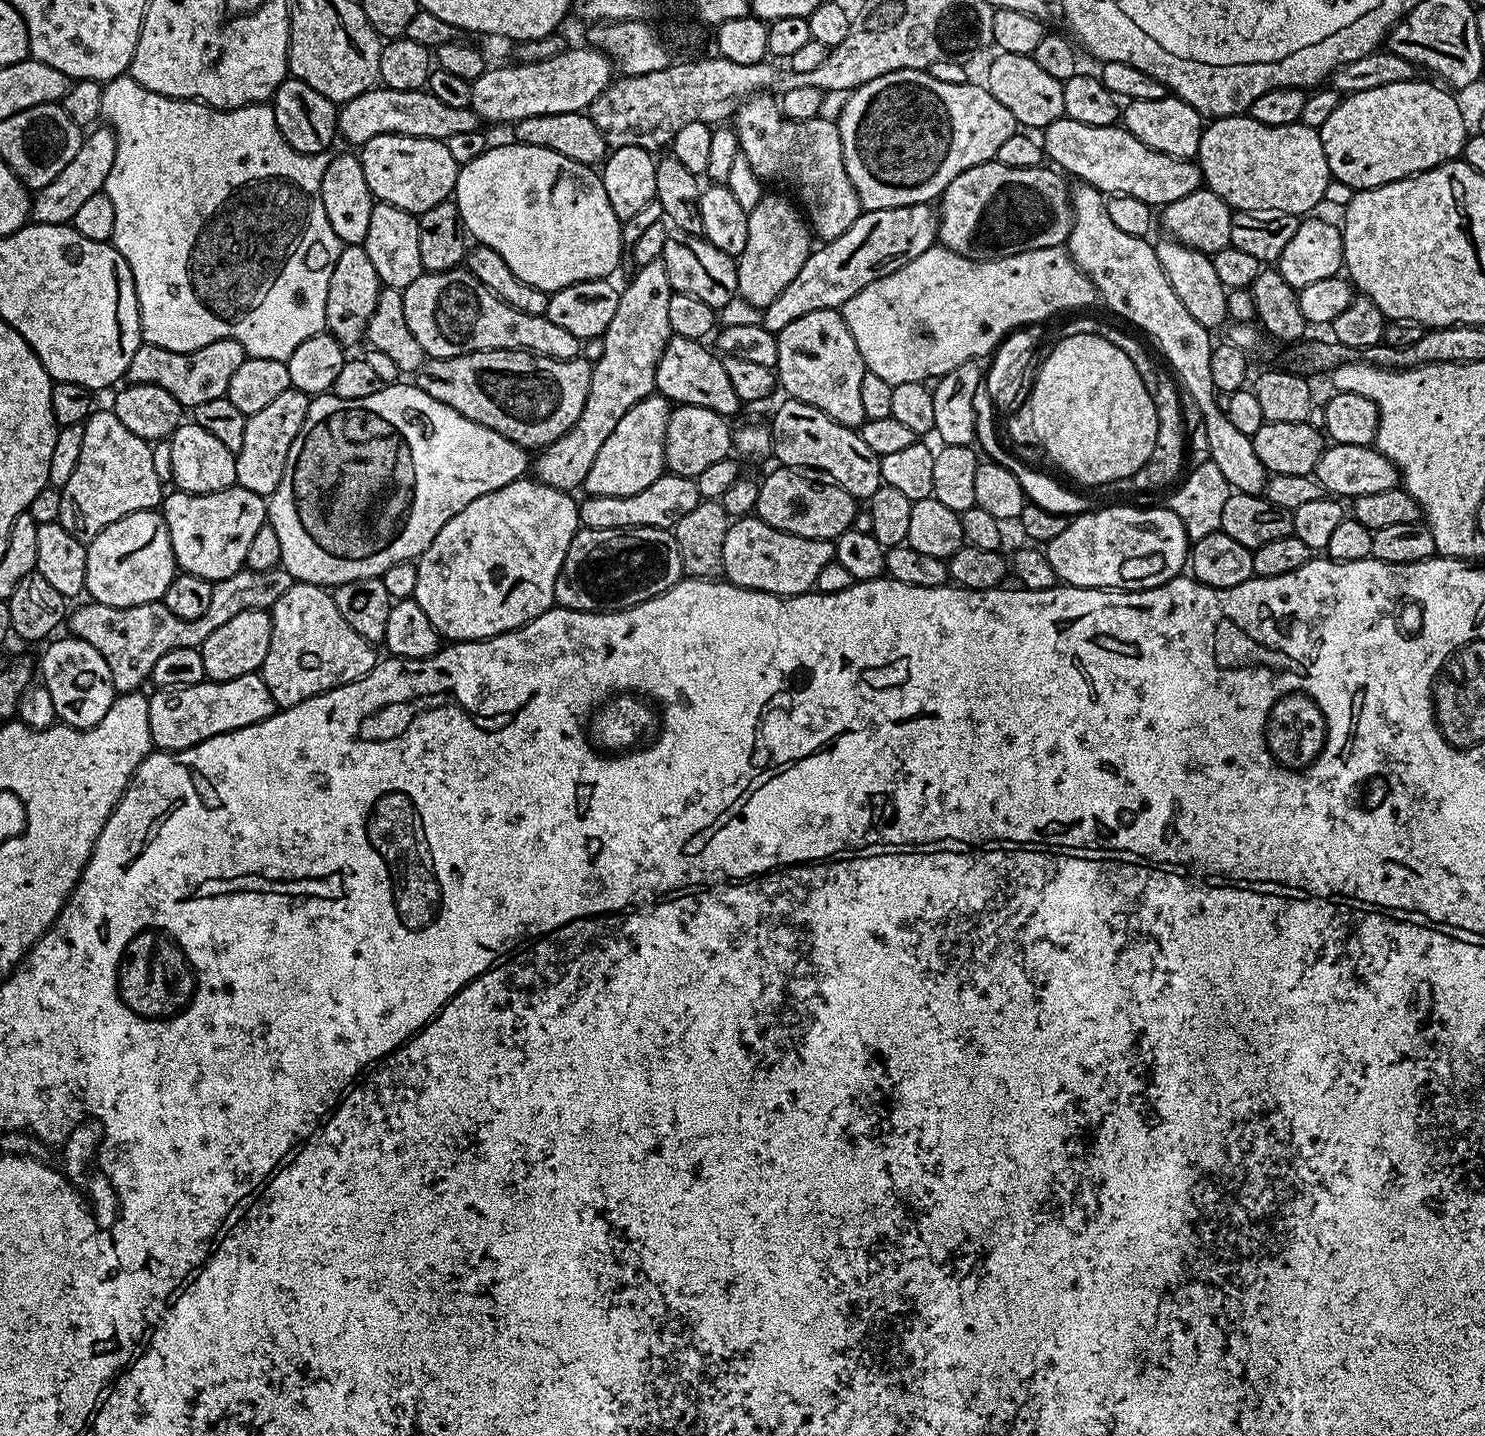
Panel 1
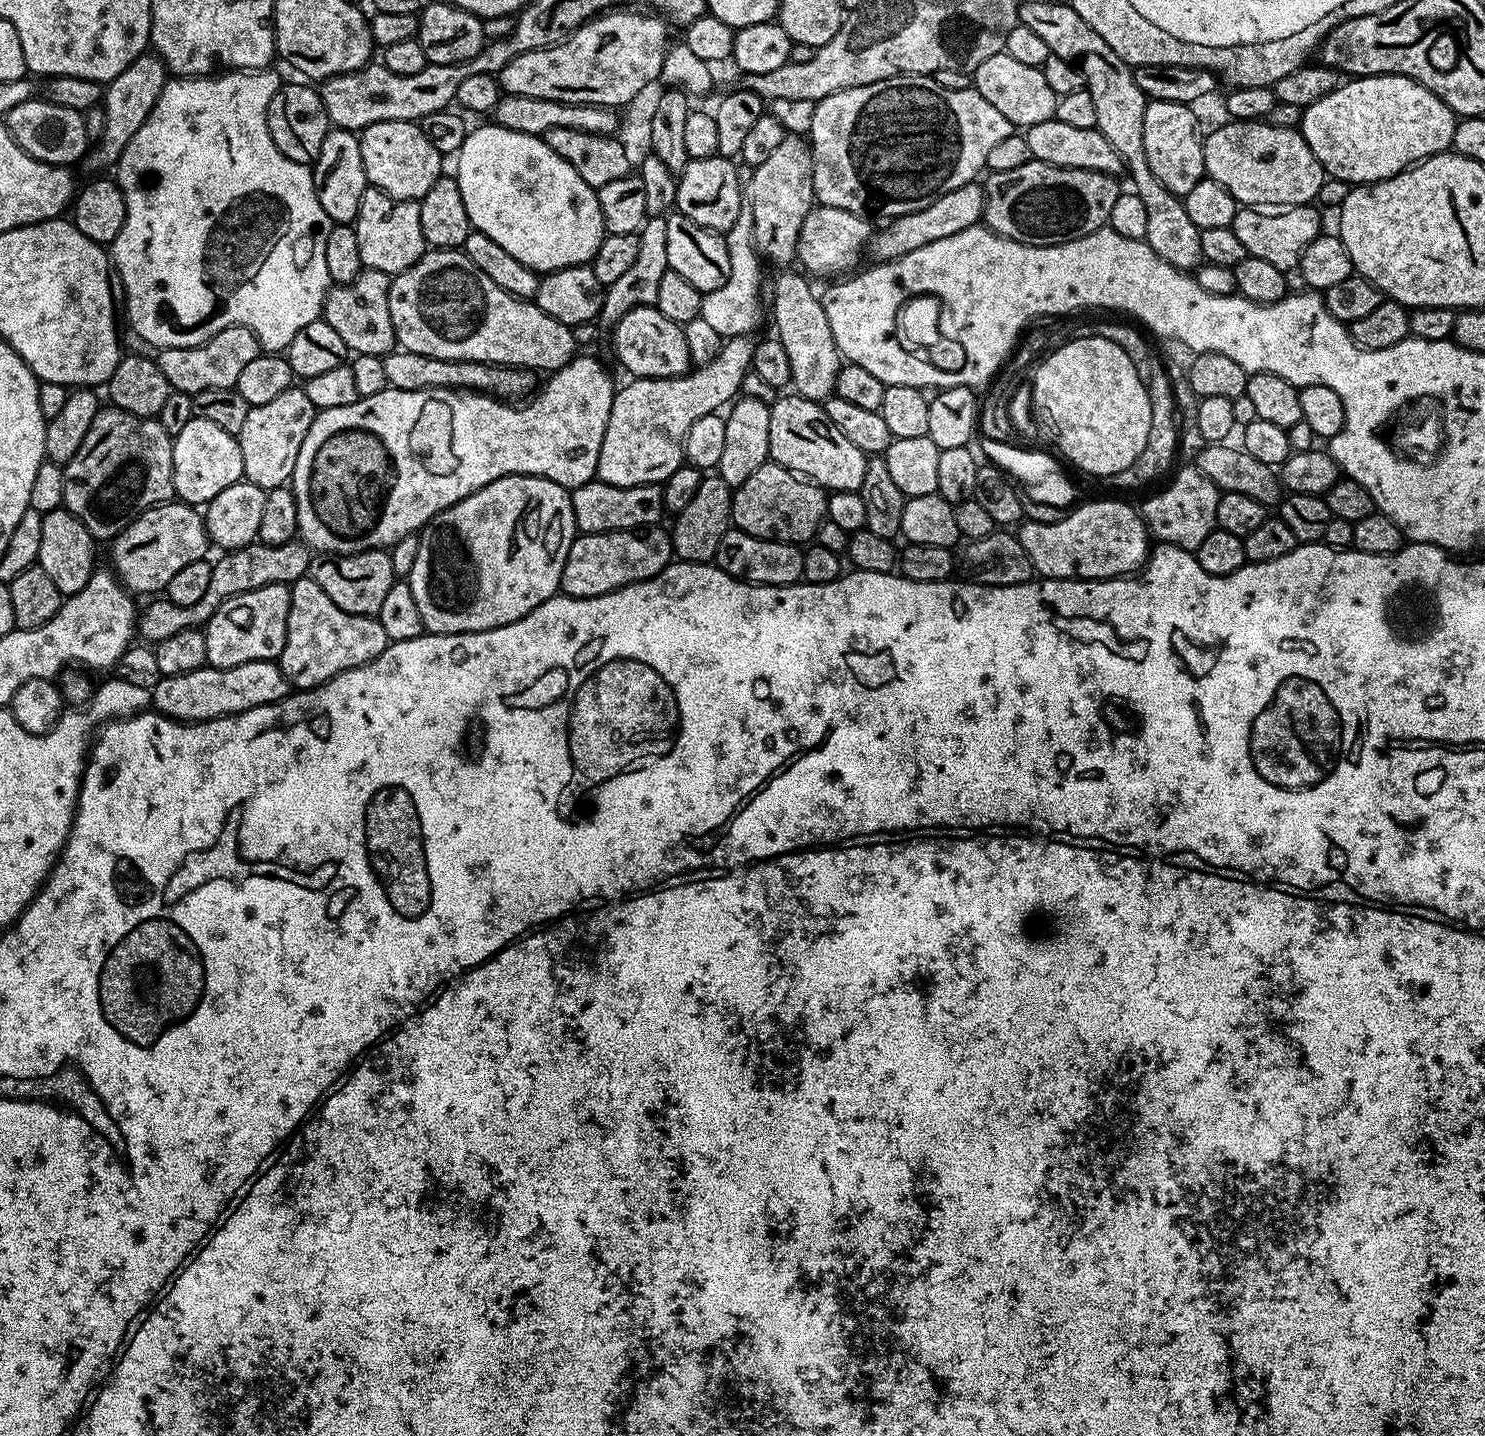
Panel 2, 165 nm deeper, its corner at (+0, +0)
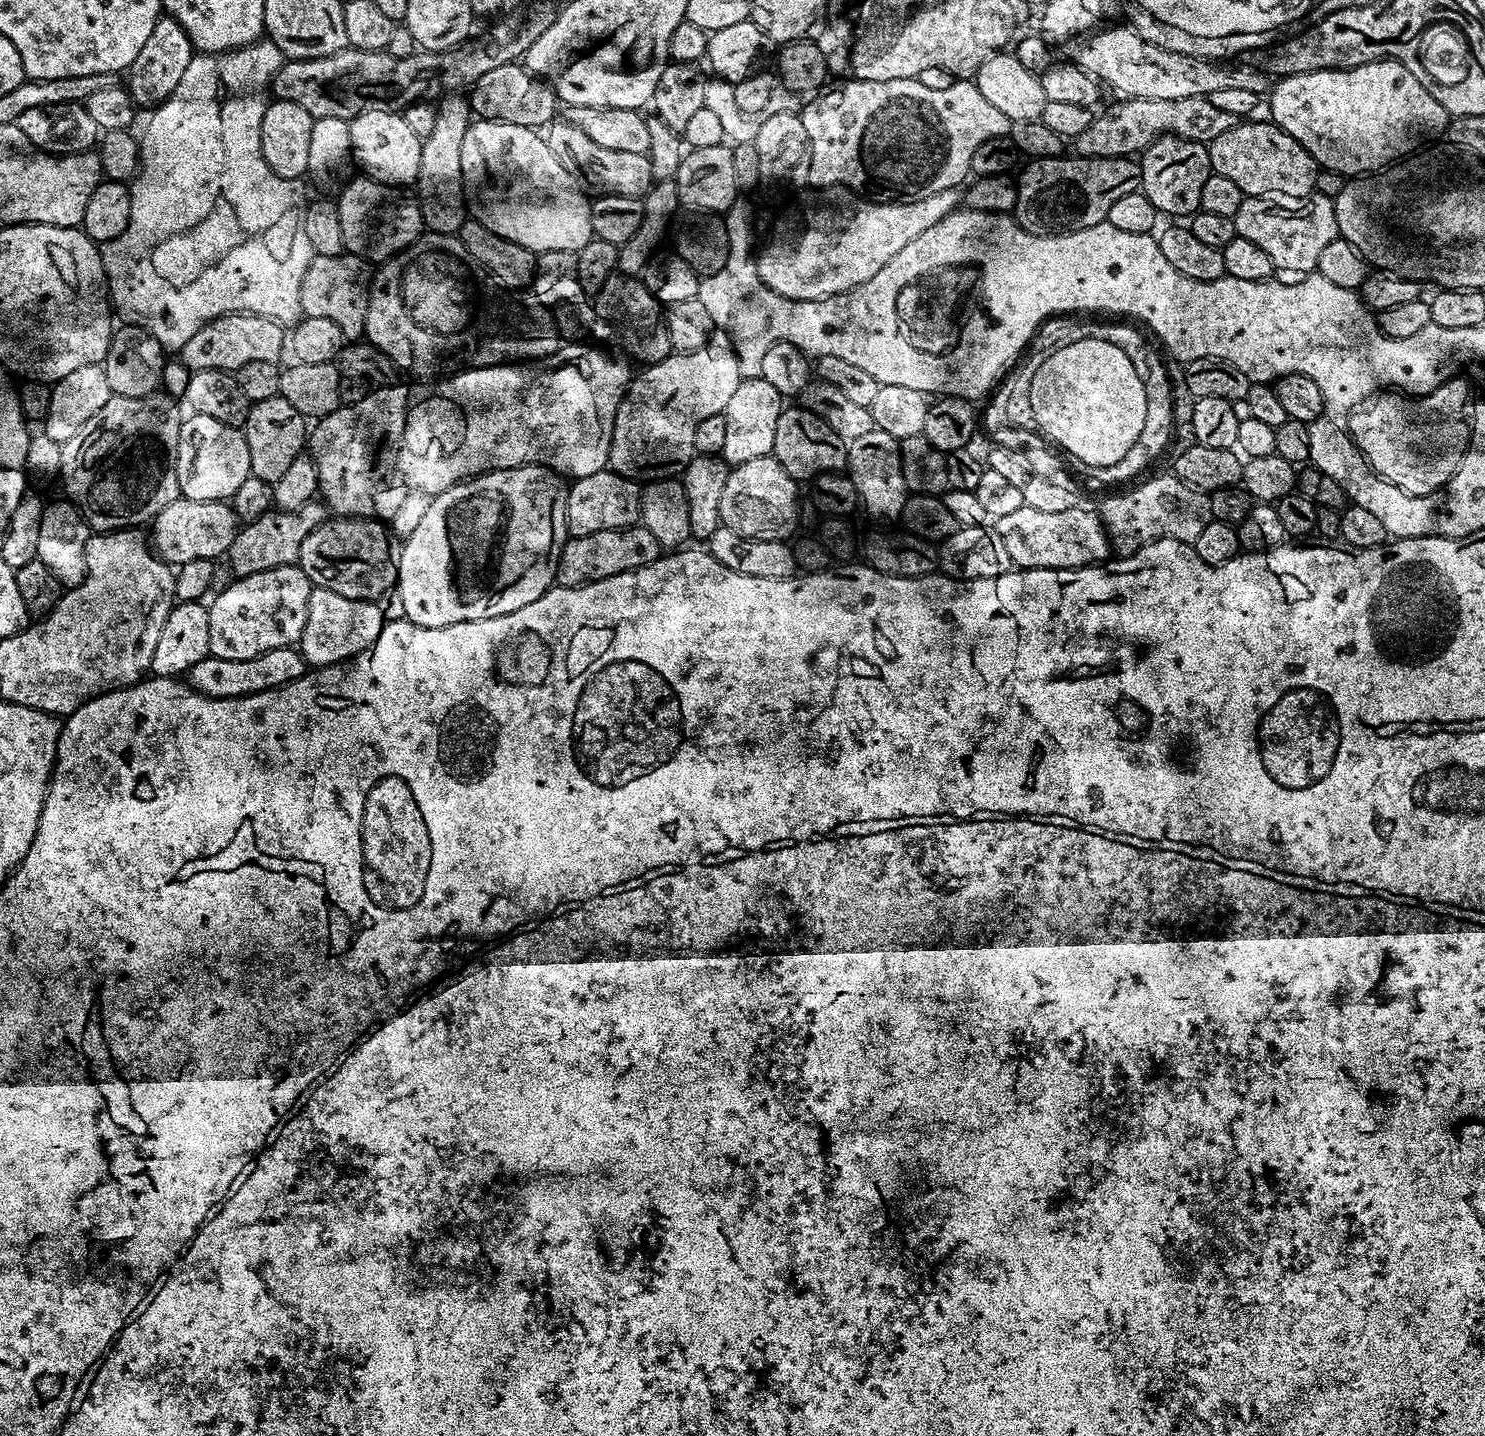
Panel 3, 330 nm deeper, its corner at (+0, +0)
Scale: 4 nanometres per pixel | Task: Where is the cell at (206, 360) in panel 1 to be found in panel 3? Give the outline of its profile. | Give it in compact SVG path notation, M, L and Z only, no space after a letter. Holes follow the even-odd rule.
M232 312L229 316L214 318L186 346L178 350L178 359L188 367L189 372L198 370L222 370L235 374L246 362L279 361L286 352L286 328L279 320L265 316L251 316L248 312Z

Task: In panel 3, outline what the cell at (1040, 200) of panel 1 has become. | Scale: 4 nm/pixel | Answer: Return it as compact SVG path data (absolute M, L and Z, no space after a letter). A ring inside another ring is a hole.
M1061 154L1041 156L1026 164L1016 185L1014 219L1035 236L1057 236L1103 224L1118 198L1141 191L1139 163L1126 156Z

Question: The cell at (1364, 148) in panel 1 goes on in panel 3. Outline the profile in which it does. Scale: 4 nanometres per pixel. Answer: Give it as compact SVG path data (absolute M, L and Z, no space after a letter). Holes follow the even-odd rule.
M1375 60L1357 68L1327 68L1281 76L1273 83L1266 103L1272 111L1271 123L1299 142L1316 159L1321 169L1342 172L1348 178L1376 174L1379 168L1387 169L1403 161L1403 156L1414 151L1423 140L1439 132L1441 135L1450 119L1442 102L1438 102L1438 98L1434 98L1434 94L1430 94L1430 90L1426 90L1426 86L1422 86L1422 82L1418 82L1418 78L1414 78L1414 74L1410 74L1410 70L1406 70L1406 66L1397 60Z

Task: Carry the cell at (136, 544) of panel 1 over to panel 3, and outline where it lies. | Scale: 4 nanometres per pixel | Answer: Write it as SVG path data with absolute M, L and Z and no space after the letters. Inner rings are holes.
M181 498L162 509L151 521L151 528L150 543L156 555L167 564L179 566L194 562L194 558L215 561L216 556L223 557L236 537L238 517L231 503L222 500L198 502Z

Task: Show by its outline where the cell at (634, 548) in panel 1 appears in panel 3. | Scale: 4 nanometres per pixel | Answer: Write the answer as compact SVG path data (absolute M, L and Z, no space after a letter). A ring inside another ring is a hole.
M643 526L598 530L594 534L573 536L565 540L562 554L558 558L555 583L562 588L577 588L614 574L638 570L650 562L660 559L662 549L658 538Z

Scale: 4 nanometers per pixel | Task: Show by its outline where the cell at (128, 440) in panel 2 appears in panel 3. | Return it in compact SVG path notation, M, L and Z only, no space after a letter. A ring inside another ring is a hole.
M157 390L151 396L126 398L114 396L74 438L64 443L59 479L64 480L67 499L79 508L93 533L132 530L136 524L147 525L170 502L181 499L176 477L176 451L182 423L181 405L173 397Z

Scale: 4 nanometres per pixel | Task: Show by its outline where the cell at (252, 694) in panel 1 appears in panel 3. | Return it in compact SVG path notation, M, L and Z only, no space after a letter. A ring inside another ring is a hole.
M296 646L266 650L266 654L262 654L258 658L246 658L245 660L218 658L209 654L205 660L198 662L198 666L194 666L187 672L186 680L194 691L200 692L204 696L234 698L274 690L278 686L286 686L290 682L302 678L309 668L310 665L305 662L299 647Z

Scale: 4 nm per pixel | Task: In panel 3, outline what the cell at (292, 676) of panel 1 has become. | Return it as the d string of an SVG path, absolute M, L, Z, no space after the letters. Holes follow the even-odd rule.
M313 587L310 610L306 610L306 630L302 630L298 647L312 668L343 664L372 645L385 623L382 610L378 610L375 602L346 598L342 594L334 594L334 590Z

